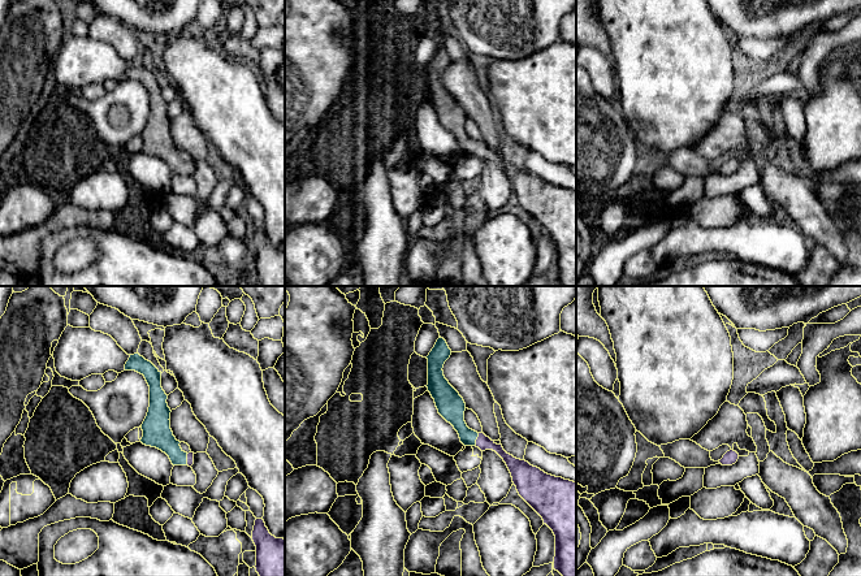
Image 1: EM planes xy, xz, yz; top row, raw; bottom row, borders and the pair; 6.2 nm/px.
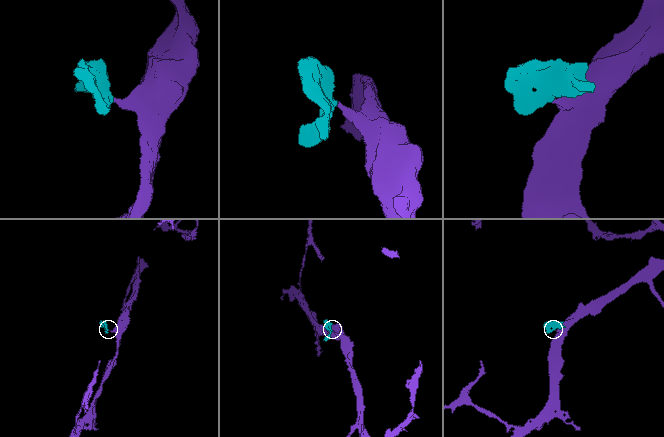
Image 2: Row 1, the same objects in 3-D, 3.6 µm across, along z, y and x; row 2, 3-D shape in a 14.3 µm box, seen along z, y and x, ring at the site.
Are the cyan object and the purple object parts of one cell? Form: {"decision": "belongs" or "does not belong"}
{"decision": "belongs"}

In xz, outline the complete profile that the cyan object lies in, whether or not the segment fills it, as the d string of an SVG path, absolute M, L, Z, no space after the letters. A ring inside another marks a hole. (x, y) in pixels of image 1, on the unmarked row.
M438 47L434 56L427 65L428 68L428 100L434 108L438 122L450 131L458 140L464 155L476 155L481 160L493 159L506 172L512 191L519 204L542 226L555 244L554 278L563 286L576 286L576 191L545 182L537 176L531 174L524 168L516 168L507 163L502 153L497 153L483 140L470 138L464 130L466 112L459 101L449 92L444 85L444 73L450 66L451 59L444 47Z

